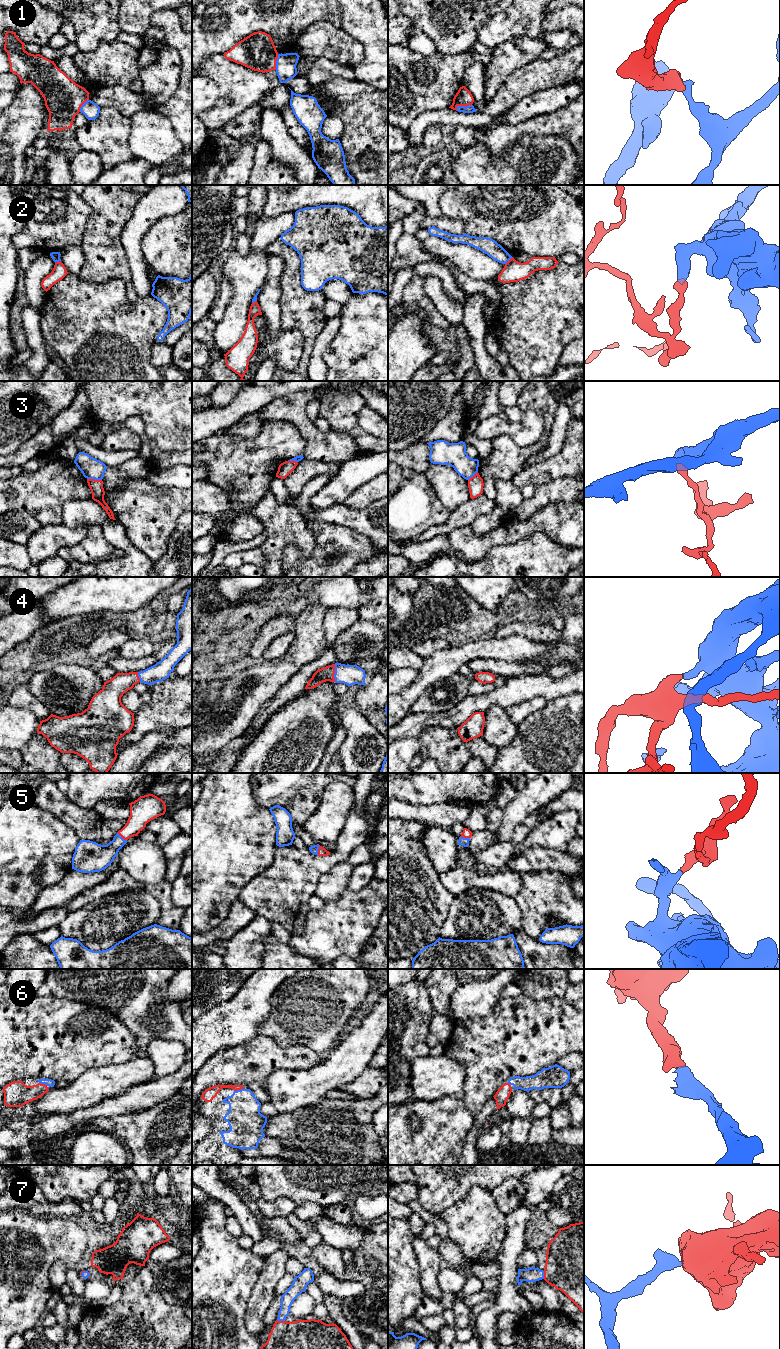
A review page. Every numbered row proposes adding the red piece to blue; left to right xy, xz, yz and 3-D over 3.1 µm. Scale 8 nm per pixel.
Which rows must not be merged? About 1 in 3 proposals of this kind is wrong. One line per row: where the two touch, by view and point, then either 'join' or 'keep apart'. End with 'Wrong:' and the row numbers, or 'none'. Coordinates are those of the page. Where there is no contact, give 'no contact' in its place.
1: meets blue in yz at (462, 106); keep apart
2: meets blue in yz at (508, 260); keep apart
3: meets blue in xy at (94, 478); keep apart
4: meets blue in xz at (335, 673); join
5: meets blue in xz at (317, 850); join
6: meets blue in xz at (238, 1090); join
7: meets blue in xz at (281, 1320); join
Wrong: 1, 2, 3

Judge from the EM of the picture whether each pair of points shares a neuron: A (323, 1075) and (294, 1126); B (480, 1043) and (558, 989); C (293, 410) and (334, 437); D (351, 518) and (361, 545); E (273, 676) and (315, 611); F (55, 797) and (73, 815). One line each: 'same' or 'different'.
A: different
B: different
C: same
D: different
E: same
F: same

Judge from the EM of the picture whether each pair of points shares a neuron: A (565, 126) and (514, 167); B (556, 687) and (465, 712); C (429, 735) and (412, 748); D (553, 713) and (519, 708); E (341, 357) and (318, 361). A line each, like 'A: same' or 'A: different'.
A: different
B: same
C: different
D: different
E: different

